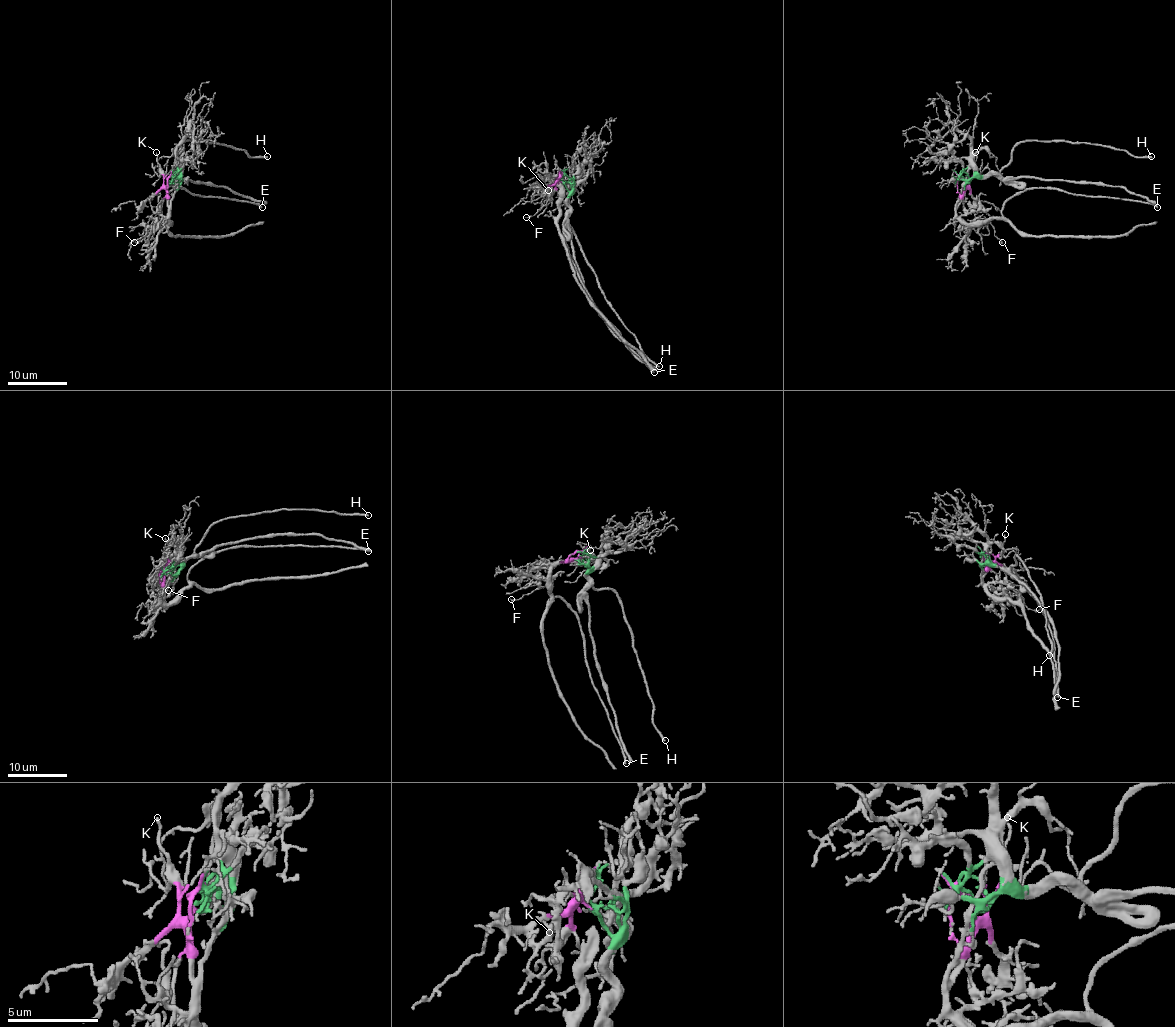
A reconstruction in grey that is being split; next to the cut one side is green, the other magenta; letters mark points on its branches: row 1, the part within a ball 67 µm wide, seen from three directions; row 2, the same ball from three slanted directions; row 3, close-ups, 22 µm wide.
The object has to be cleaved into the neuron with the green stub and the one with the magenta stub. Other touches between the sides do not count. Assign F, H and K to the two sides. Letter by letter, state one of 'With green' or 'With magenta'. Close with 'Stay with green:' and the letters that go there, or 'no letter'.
F: With magenta
H: With green
K: With magenta
Stay with green: H

